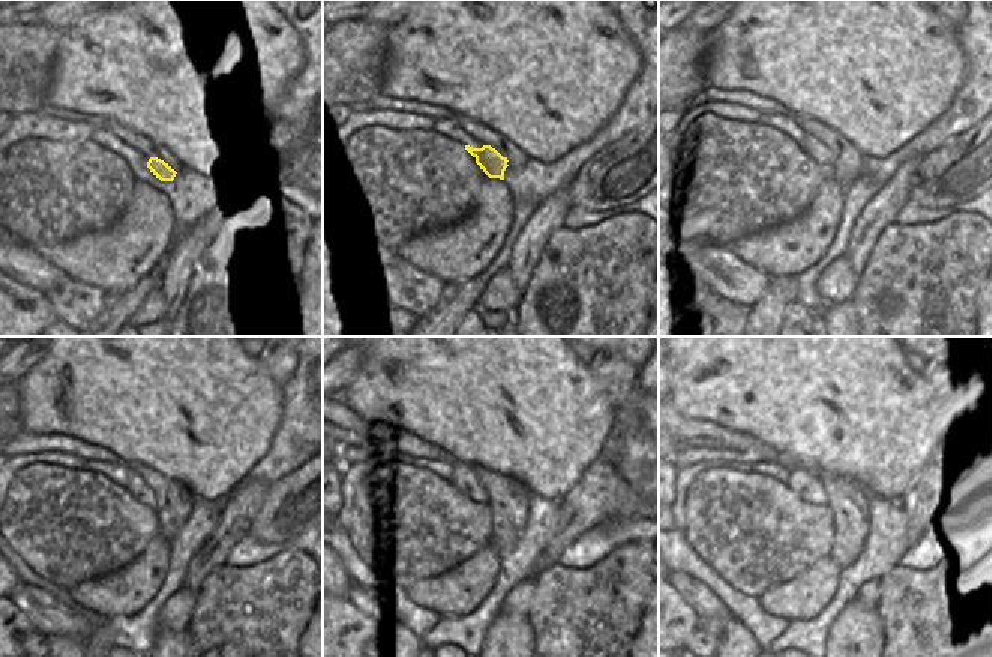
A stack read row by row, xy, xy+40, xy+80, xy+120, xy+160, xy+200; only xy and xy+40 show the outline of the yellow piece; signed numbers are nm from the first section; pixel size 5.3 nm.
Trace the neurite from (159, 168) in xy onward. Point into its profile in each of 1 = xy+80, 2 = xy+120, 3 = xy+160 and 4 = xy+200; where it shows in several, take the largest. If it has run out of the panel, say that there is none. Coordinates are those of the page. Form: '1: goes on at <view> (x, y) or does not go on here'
1: goes on at xy+80 (821, 156)
2: goes on at xy+120 (132, 482)
3: goes on at xy+160 (464, 479)
4: goes on at xy+200 (803, 482)

